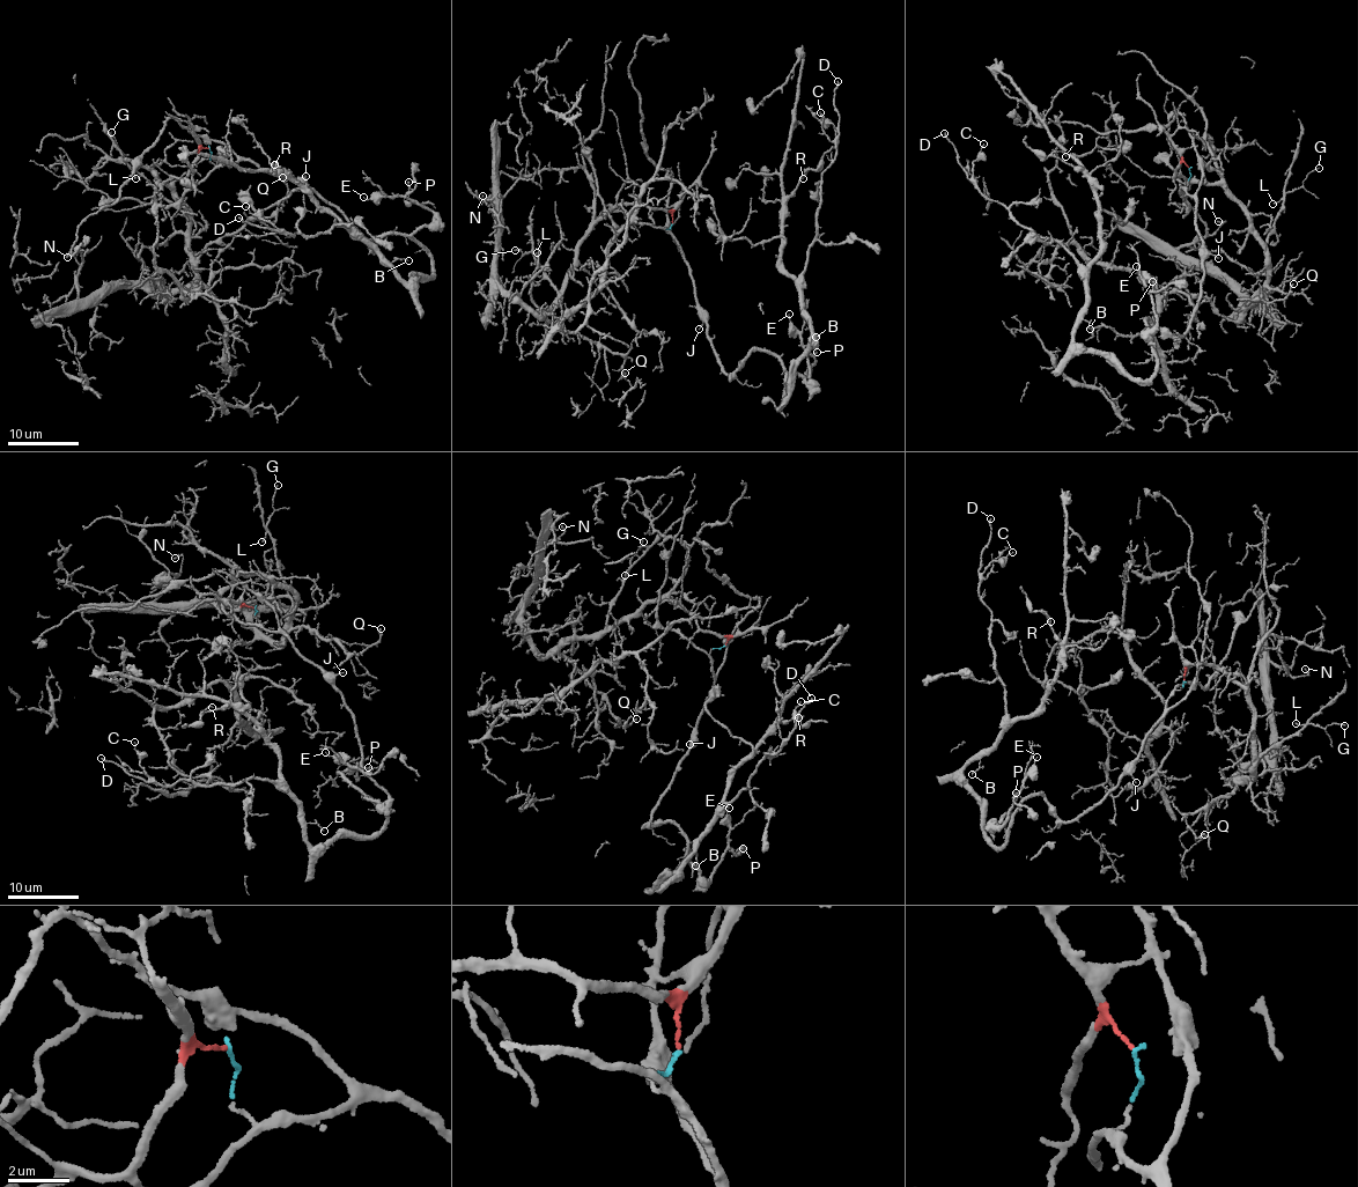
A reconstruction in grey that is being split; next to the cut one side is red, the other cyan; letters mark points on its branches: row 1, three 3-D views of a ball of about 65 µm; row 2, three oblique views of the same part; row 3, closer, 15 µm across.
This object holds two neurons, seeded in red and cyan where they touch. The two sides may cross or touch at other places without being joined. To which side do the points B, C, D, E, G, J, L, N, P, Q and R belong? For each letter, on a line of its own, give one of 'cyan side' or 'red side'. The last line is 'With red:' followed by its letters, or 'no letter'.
B: cyan side
C: cyan side
D: cyan side
E: cyan side
G: red side
J: cyan side
L: red side
N: red side
P: cyan side
Q: red side
R: cyan side
With red: G, L, N, Q

